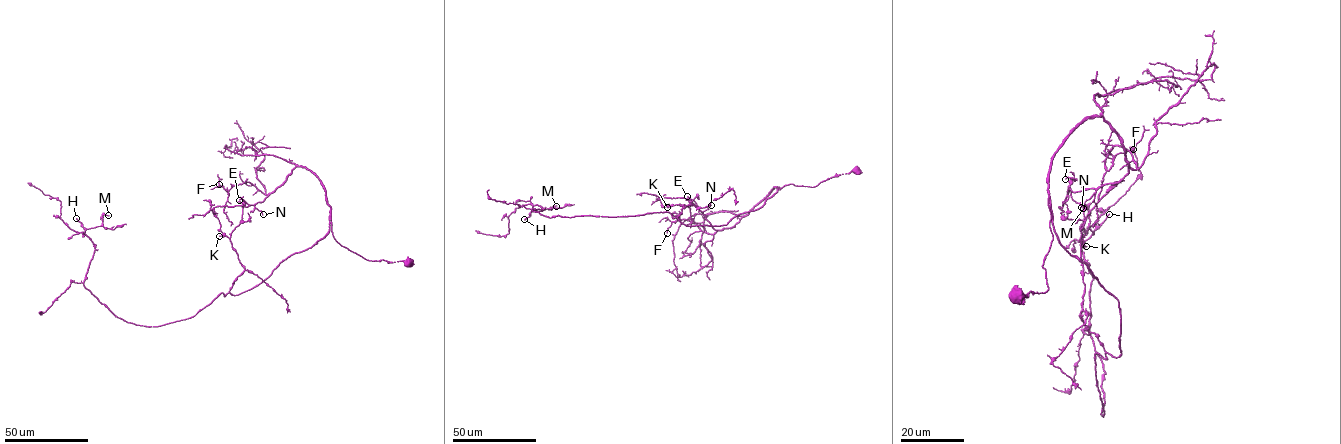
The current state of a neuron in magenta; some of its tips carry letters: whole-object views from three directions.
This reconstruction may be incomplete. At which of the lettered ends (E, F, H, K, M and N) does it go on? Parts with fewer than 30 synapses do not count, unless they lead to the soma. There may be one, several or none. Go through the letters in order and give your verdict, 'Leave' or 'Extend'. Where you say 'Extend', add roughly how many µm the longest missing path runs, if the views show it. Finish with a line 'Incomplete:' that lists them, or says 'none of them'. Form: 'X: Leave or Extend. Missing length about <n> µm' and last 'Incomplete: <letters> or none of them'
E: Extend. Missing length about 45 µm
F: Leave
H: Extend. Missing length about 35 µm
K: Leave
M: Leave
N: Leave
Incomplete: E, H

